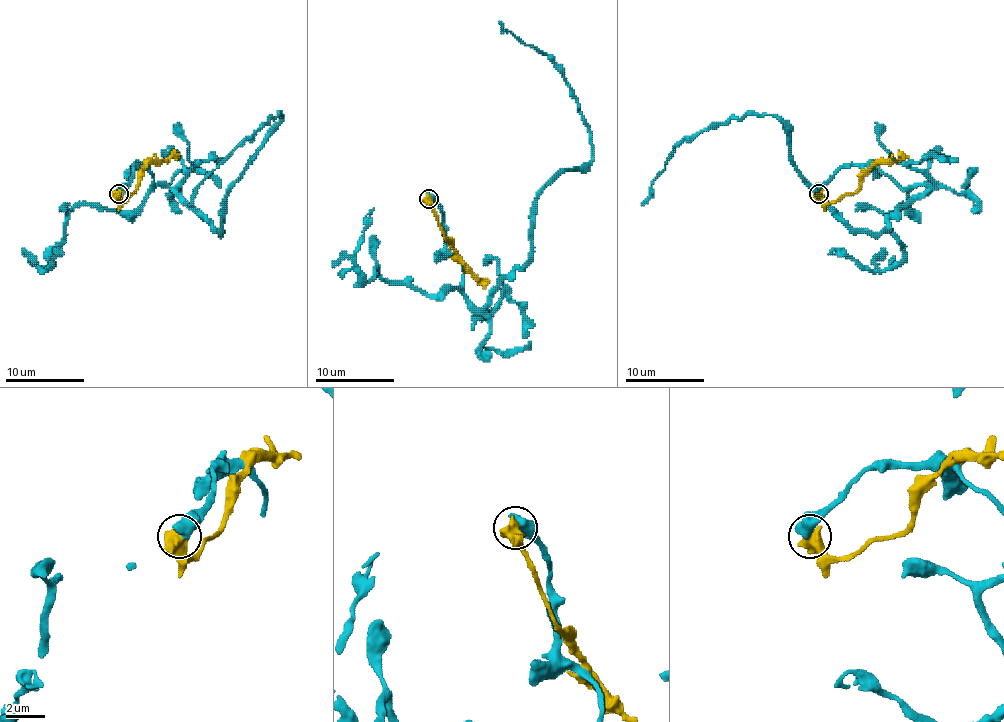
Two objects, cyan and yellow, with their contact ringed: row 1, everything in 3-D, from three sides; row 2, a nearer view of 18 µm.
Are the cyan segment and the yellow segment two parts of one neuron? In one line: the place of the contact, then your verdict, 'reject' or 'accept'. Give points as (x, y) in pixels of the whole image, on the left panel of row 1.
(119, 193) | reject

